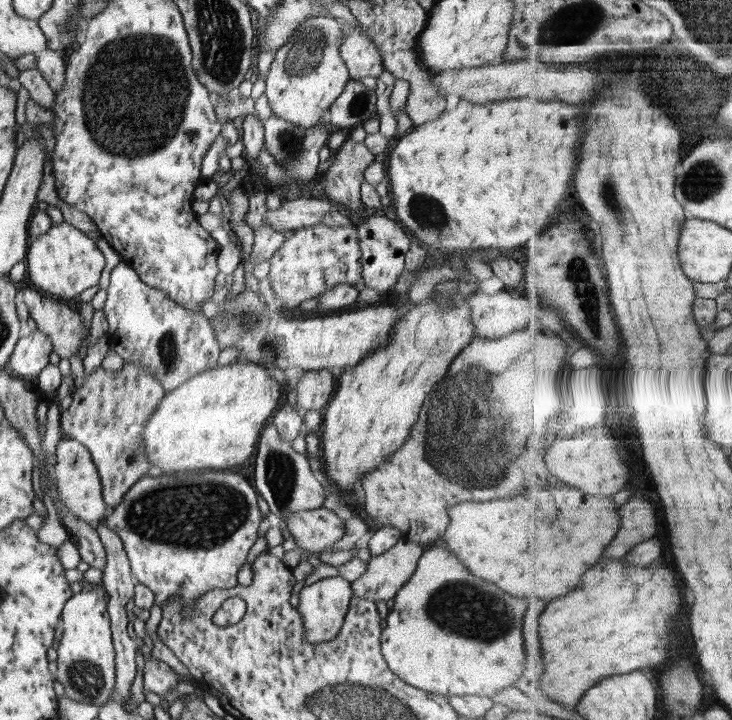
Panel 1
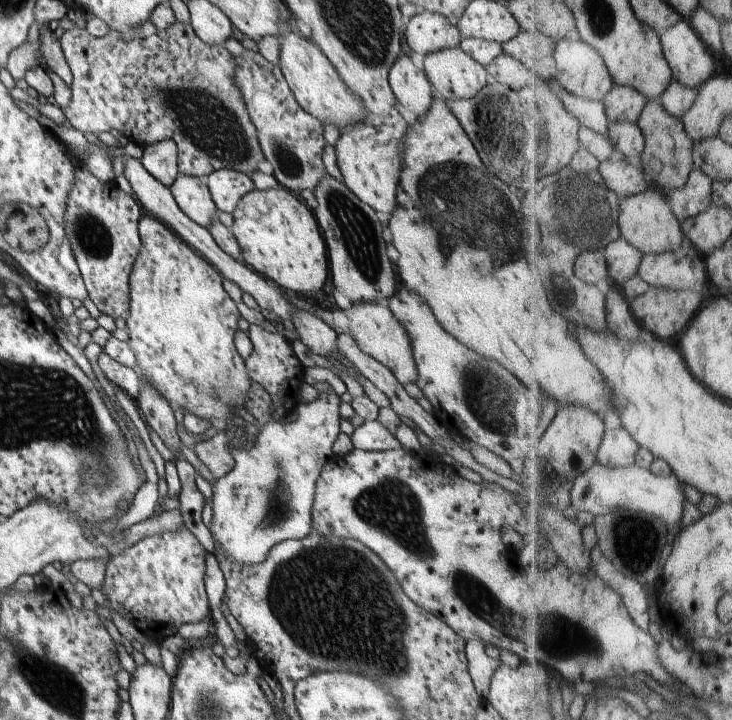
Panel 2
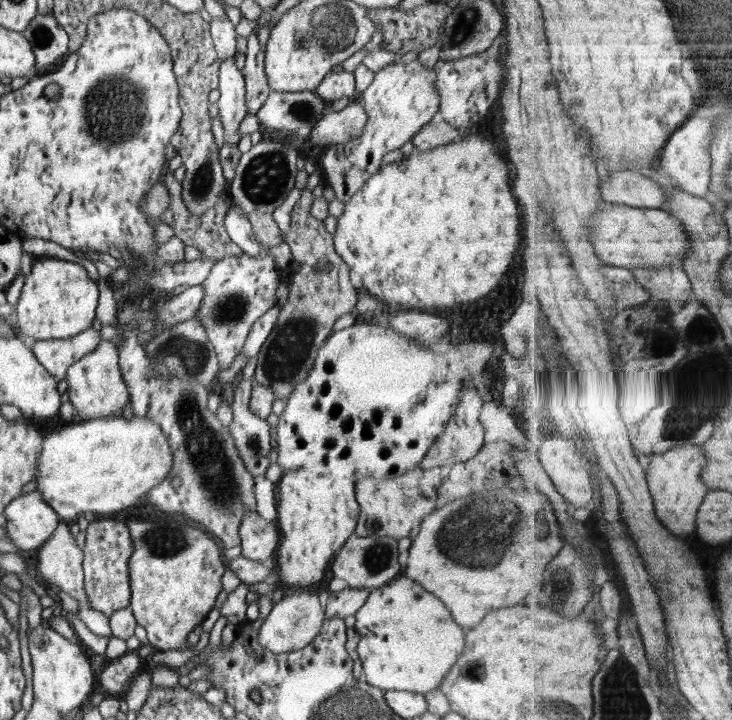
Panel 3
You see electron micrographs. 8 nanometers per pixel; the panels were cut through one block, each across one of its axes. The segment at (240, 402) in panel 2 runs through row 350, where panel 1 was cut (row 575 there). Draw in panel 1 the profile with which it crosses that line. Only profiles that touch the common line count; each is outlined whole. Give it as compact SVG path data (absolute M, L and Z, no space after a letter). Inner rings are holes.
M198 470L196 474L188 474L188 472L182 471L179 473L164 473L156 477L144 475L126 491L126 494L122 497L122 502L114 507L114 510L106 516L103 522L120 535L130 561L133 576L136 578L137 583L147 586L154 592L154 604L164 608L164 603L168 602L172 596L180 595L180 598L182 598L182 611L180 611L180 614L183 614L184 618L188 618L194 612L196 600L209 590L216 588L224 590L238 585L236 576L238 576L240 568L244 566L250 548L258 540L258 528L260 528L262 520L262 512L258 507L258 503L256 503L256 490L248 483L248 480L244 479L243 475L239 472L224 474L224 472L218 472L218 470Z

